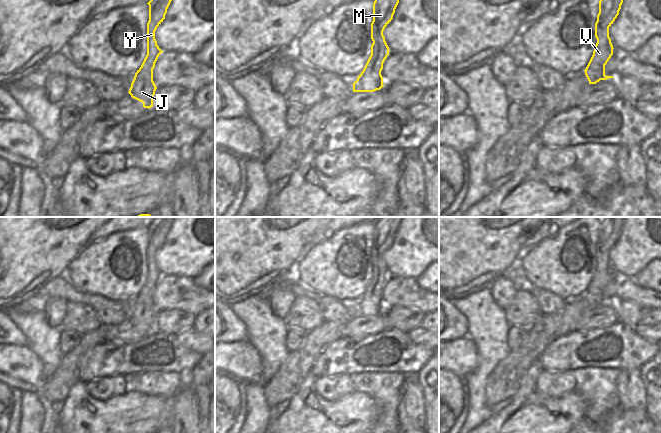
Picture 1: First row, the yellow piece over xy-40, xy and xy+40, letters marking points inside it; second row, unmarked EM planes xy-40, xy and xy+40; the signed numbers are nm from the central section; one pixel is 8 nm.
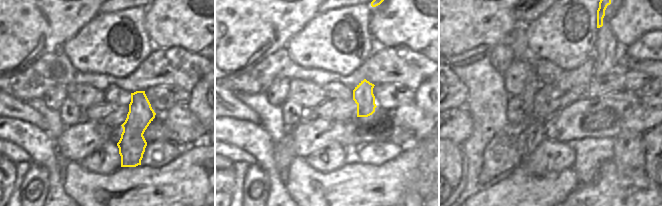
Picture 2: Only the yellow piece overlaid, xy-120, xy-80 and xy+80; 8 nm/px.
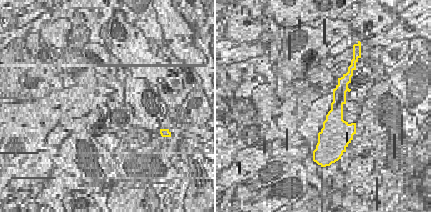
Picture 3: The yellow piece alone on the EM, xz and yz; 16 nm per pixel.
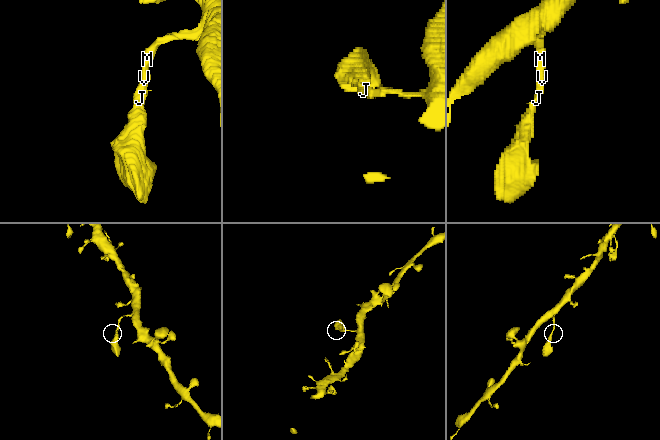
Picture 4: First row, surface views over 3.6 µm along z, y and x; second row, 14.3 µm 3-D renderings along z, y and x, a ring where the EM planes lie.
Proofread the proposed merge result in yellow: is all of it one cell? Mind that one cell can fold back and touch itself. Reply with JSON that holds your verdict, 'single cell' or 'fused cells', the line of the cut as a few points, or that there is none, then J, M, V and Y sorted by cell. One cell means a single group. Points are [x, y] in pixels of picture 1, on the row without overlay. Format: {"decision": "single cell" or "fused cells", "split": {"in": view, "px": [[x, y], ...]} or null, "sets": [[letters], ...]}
{"decision": "single cell", "split": null, "sets": [["J", "M", "V", "Y"]]}

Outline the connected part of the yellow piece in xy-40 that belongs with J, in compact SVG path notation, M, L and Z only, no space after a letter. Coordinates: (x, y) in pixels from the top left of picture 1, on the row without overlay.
M155 217L149 229L149 245L147 247L147 279L141 291L135 297L129 313L132 322L143 327L144 332L153 330L153 321L157 313L153 305L153 293L159 279L163 276L157 269L155 255L165 243L167 233L175 217Z

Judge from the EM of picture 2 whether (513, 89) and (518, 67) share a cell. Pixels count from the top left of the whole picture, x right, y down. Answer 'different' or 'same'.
same

